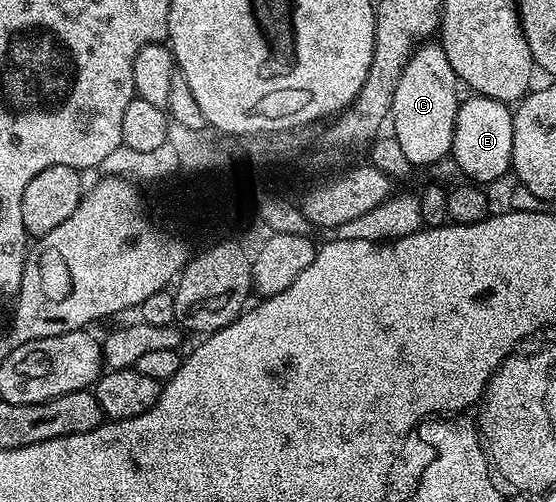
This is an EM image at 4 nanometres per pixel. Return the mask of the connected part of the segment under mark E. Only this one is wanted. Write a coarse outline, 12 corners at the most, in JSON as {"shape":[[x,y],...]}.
{"shape":[[464,98],[451,161],[473,183],[513,163],[513,109]]}

